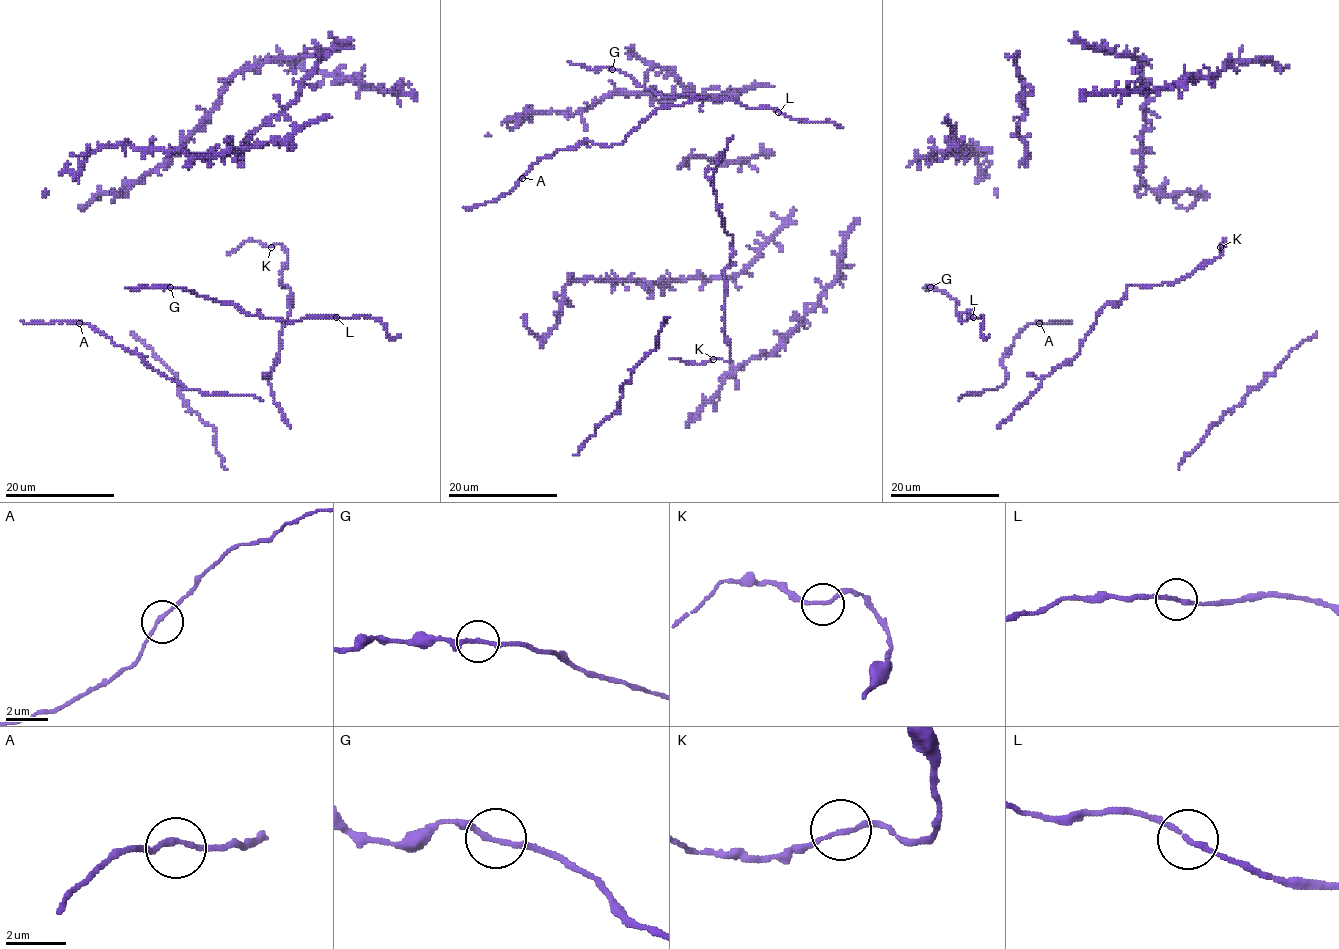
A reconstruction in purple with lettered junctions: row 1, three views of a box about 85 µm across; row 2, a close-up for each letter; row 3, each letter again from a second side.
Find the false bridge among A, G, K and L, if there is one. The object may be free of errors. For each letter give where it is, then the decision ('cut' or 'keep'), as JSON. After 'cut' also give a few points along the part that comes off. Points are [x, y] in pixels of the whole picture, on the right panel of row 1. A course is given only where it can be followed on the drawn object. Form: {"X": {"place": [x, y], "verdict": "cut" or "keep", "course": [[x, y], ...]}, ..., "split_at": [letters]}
{"A": {"place": [1039, 323], "verdict": "keep"}, "G": {"place": [930, 287], "verdict": "keep"}, "K": {"place": [1220, 247], "verdict": "keep"}, "L": {"place": [973, 317], "verdict": "keep"}, "split_at": []}

